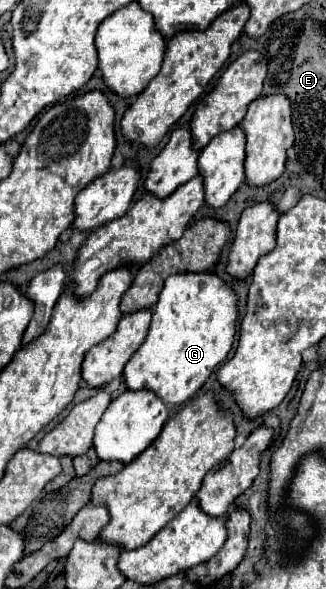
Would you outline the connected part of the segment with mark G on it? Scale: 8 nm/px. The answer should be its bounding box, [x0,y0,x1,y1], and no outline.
[124,271,238,405]

